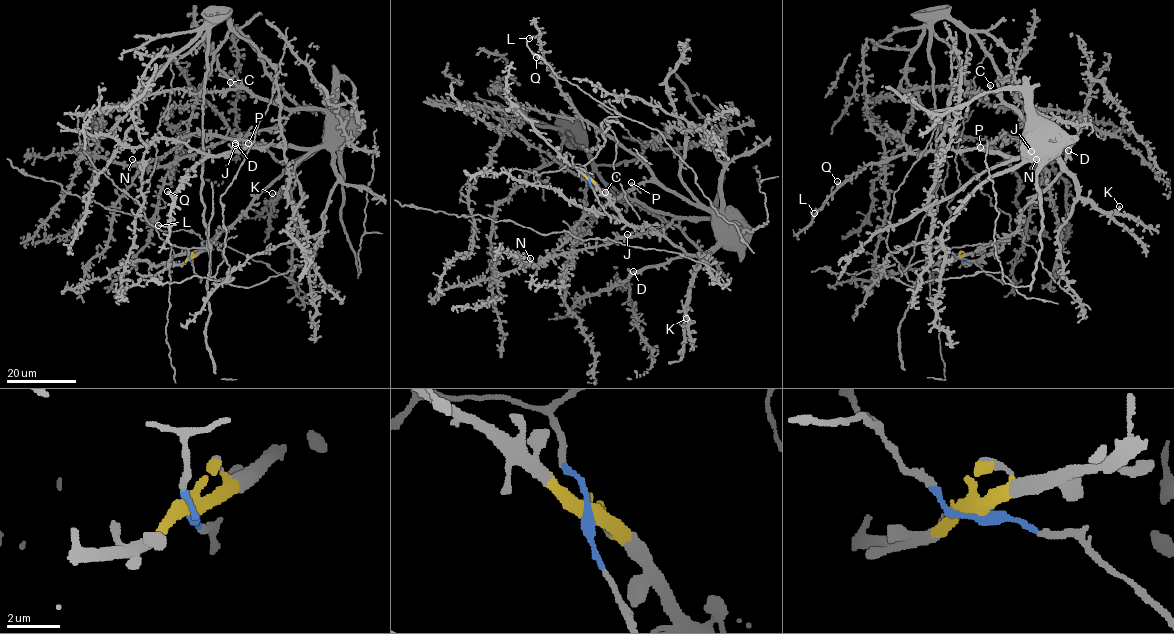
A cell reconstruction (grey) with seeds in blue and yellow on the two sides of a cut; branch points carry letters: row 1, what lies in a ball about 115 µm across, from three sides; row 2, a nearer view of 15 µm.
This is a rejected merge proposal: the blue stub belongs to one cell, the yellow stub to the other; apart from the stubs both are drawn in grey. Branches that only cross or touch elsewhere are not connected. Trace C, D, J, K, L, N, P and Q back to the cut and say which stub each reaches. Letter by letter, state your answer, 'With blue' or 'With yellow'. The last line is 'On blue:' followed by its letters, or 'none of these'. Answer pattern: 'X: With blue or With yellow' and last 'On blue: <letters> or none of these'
C: With yellow
D: With yellow
J: With yellow
K: With yellow
L: With yellow
N: With yellow
P: With yellow
Q: With yellow
On blue: none of these

